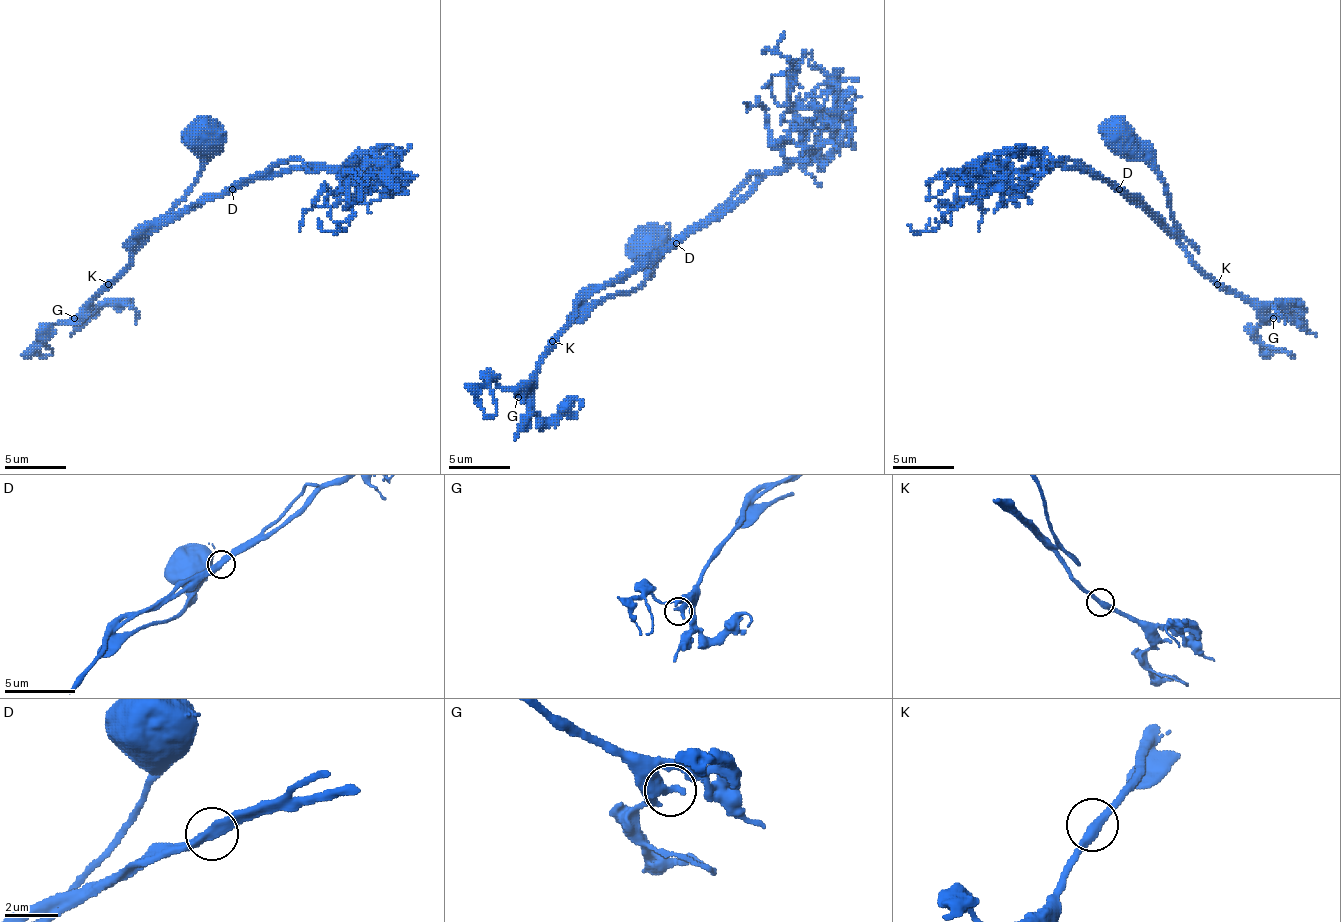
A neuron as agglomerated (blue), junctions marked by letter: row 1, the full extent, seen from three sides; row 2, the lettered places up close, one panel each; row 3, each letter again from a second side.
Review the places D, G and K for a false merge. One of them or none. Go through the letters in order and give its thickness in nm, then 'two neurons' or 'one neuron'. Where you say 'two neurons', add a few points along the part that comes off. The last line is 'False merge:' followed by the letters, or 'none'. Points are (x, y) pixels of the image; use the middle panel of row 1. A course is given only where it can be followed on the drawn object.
D: calibre 340 nm; one neuron
G: calibre 360 nm; one neuron
K: calibre 340 nm; one neuron
False merge: none

